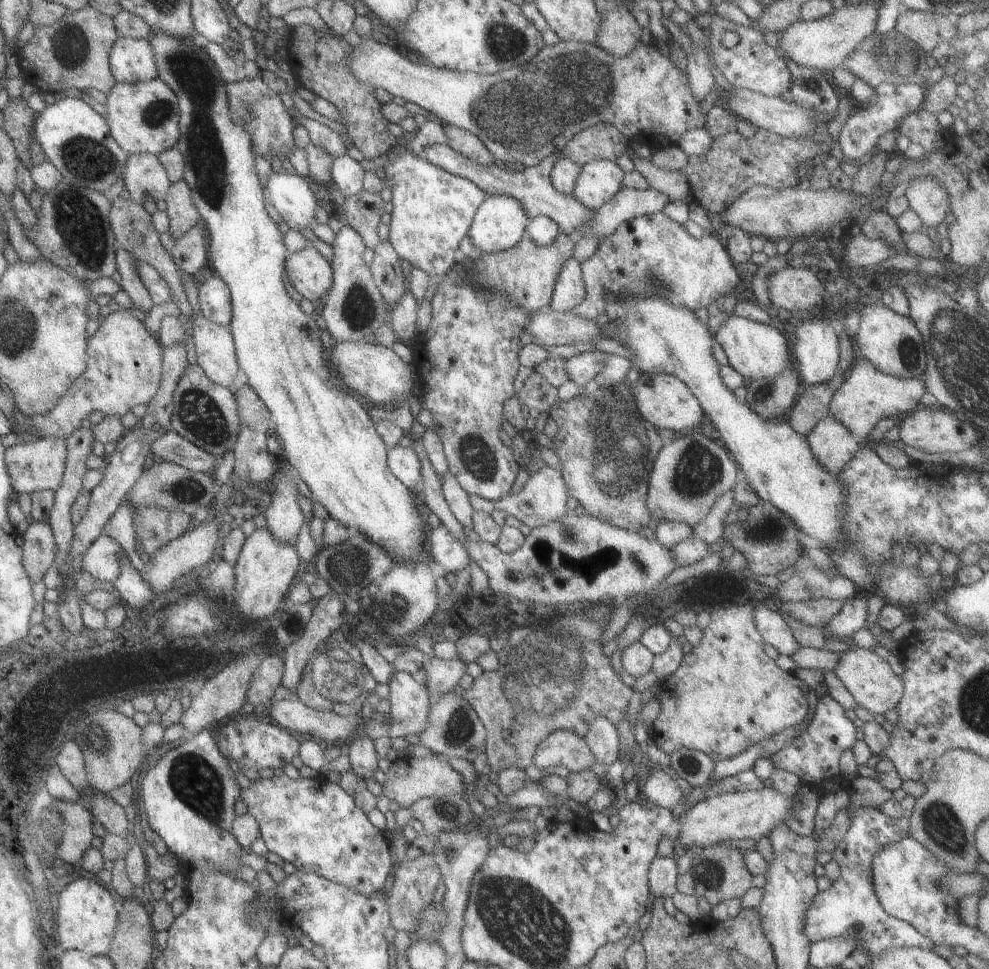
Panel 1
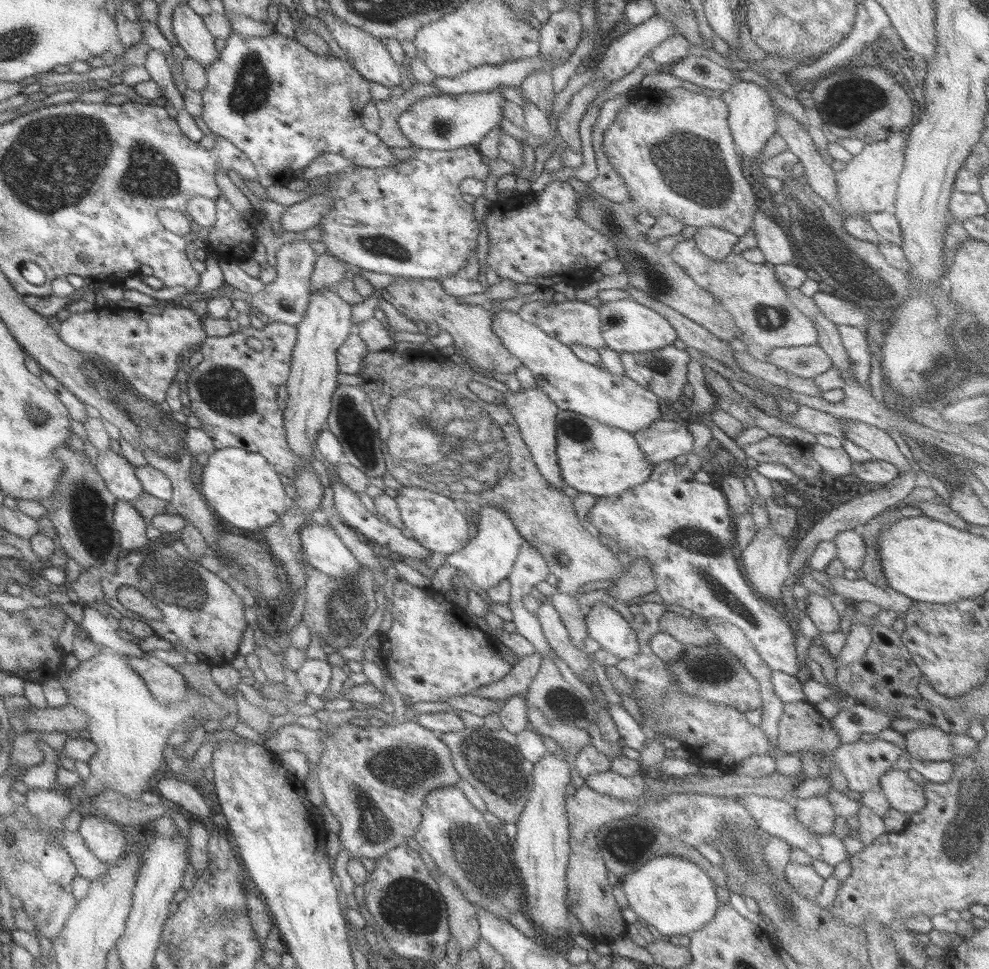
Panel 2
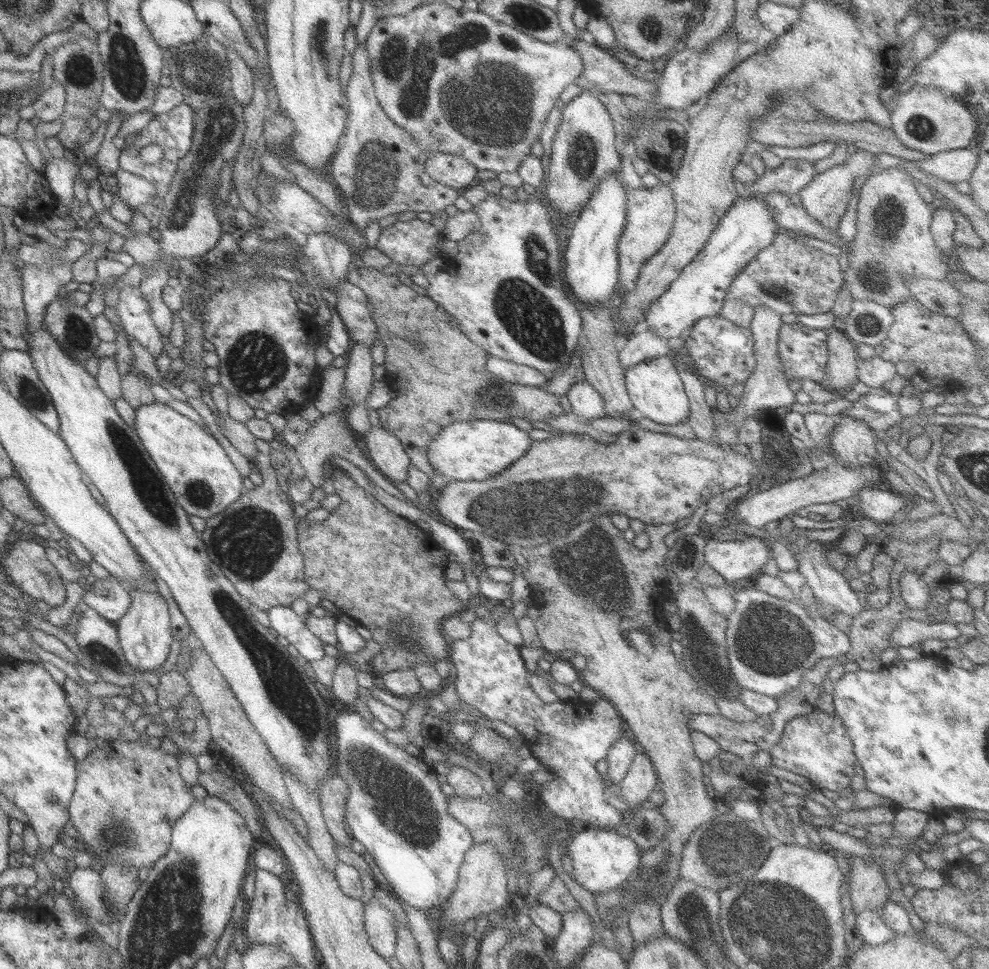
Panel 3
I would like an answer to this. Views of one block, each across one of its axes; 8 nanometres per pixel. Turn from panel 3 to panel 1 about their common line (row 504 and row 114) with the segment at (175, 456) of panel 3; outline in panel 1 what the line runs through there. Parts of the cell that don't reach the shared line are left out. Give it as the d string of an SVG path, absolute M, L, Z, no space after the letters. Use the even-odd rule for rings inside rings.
M151 28L150 34L145 40L149 41L149 46L153 51L158 79L162 80L176 96L179 136L173 147L183 155L184 167L181 179L183 179L184 183L189 187L192 203L199 213L201 222L203 222L203 226L205 226L205 230L207 230L205 231L206 238L207 240L209 239L207 260L211 261L211 266L215 269L215 272L220 275L219 278L227 285L230 294L232 315L228 324L228 329L234 344L236 365L239 370L245 374L247 386L249 386L267 407L272 432L279 436L281 446L283 446L283 448L281 448L281 450L283 450L281 457L292 468L296 478L300 479L308 486L311 492L311 498L314 501L319 502L319 504L327 510L330 516L329 518L336 520L343 526L353 526L353 528L357 528L358 532L367 540L370 540L373 544L380 545L394 563L397 563L398 565L405 565L412 561L426 560L427 552L424 544L426 526L421 523L421 517L415 508L415 504L418 501L414 500L412 490L403 486L395 476L389 472L386 465L386 452L388 449L376 433L376 430L374 429L375 422L369 418L365 404L359 401L357 397L349 394L349 392L343 392L340 387L335 386L335 384L331 382L331 378L329 378L329 363L325 362L325 358L323 358L323 354L321 354L319 320L314 315L305 314L300 309L298 303L287 295L287 292L283 287L281 274L284 273L285 259L287 258L287 255L291 253L288 252L283 245L283 234L277 230L277 226L265 211L266 197L264 190L259 185L257 175L251 172L251 164L254 164L253 159L255 158L255 154L252 151L252 144L250 143L247 133L243 130L243 127L230 118L230 112L228 111L226 103L225 82L220 77L220 72L217 70L216 66L207 58L207 53L202 47L207 41L197 34L195 34L194 38L172 39Z

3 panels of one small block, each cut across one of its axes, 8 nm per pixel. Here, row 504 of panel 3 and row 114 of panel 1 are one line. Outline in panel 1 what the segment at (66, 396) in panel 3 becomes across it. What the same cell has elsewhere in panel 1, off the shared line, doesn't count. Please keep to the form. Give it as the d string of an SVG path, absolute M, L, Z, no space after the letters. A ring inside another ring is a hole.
M162 81L116 82L106 94L104 119L109 136L126 153L156 155L170 149L179 136L178 110L175 93Z

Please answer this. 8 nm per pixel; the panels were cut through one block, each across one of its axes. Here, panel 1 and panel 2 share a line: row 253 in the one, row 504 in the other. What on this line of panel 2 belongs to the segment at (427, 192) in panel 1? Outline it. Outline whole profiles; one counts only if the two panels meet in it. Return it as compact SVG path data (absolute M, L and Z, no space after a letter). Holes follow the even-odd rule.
M400 487L396 492L397 495L393 497L393 500L399 508L402 527L407 528L411 532L411 539L430 554L453 554L467 544L469 541L467 526L470 524L467 523L458 502L436 491L415 487Z

